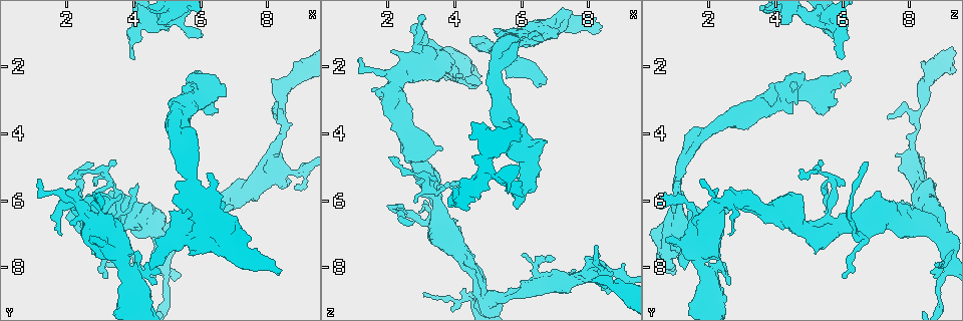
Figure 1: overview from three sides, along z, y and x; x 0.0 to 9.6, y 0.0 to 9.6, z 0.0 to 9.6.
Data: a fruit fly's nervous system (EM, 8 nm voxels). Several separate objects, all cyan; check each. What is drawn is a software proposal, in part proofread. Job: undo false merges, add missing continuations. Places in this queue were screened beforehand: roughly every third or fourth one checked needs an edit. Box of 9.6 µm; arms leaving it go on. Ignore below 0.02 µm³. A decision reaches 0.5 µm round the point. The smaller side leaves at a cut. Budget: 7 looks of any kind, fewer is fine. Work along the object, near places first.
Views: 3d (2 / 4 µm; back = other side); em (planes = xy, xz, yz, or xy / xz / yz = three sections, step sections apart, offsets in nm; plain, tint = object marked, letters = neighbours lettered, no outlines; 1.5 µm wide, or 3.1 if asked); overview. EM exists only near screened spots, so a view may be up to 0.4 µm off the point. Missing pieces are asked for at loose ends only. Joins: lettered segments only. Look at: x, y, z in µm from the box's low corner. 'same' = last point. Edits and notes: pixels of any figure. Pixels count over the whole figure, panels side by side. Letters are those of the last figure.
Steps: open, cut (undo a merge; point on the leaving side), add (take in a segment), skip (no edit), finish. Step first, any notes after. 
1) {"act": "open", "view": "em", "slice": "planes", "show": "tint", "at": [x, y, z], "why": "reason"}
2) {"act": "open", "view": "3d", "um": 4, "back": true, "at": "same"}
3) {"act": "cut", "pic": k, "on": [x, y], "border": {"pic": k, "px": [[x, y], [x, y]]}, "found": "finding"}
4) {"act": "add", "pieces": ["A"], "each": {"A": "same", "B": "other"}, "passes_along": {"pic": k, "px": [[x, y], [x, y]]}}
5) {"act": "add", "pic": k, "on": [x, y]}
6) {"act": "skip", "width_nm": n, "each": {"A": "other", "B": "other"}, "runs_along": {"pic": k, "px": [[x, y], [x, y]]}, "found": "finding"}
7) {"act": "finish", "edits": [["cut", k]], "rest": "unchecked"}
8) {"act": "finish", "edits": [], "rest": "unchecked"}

{"act": "open", "view": "em", "slice": "planes", "show": "letters", "at": [2.70, 7.05, 0.75], "why": "branch stops here"}

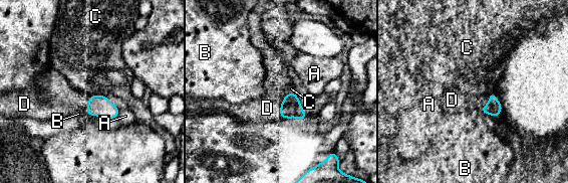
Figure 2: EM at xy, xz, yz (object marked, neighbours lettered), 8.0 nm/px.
{"act": "add", "pieces": ["D"], "each": {"A": "other", "B": "other", "C": "other", "D": "same"}, "found": "it goes on there"}

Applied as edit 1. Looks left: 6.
{"act": "open", "view": "em", "slice": "planes", "show": "letters", "at": [8.45, 8.15, 0.90]}

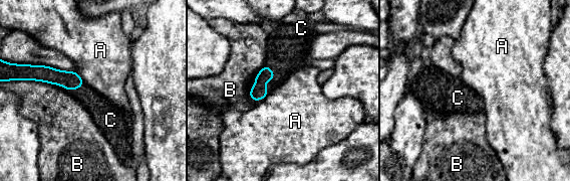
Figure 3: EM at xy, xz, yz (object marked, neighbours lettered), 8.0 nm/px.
{"act": "add", "pieces": ["C"], "each": {"A": "other", "B": "other", "C": "same"}, "passes_along": {"pic": 3, "px": [[258, 93], [274, 73], [296, 51]]}, "found": "the neuron continues"}

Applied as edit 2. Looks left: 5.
{"act": "open", "view": "overview"}

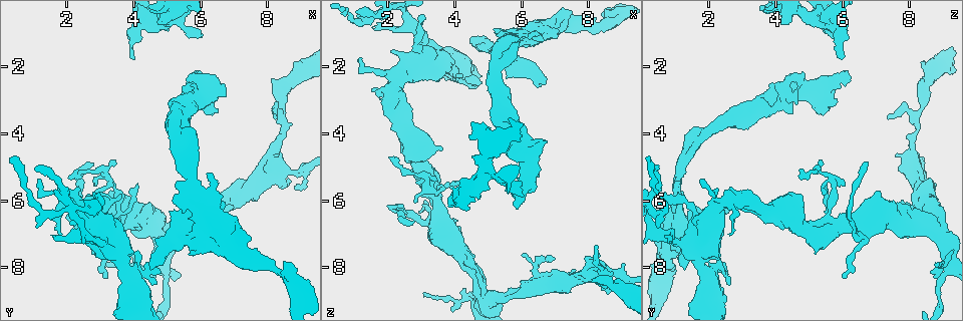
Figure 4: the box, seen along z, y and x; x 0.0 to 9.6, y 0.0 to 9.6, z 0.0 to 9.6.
{"act": "open", "view": "3d", "um": 4, "at": [6.10, 1.10, 5.85], "why": "branch stops here"}

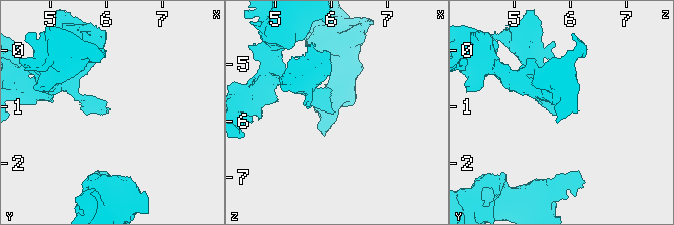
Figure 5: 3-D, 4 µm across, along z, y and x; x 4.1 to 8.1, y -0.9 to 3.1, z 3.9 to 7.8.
{"act": "open", "view": "em", "slice": "planes", "show": "tint", "at": [6.05, 1.10, 5.85], "why": "shape alone is not enough"}

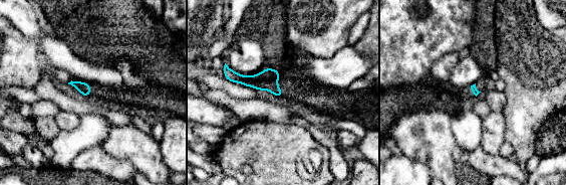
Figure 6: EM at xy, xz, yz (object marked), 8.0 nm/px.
{"act": "open", "view": "em", "slice": "planes", "show": "letters", "at": "same"}

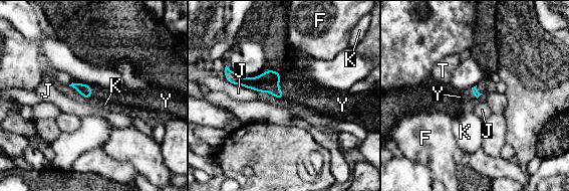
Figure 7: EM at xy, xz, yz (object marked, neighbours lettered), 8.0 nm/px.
{"act": "add", "pieces": ["Y"], "each": {"F": "other", "J": "other", "K": "other", "T": "other", "Y": "same"}, "passes_along": {"pic": 7, "px": [[268, 81], [278, 87], [294, 92]]}, "found": "the neuron continues"}

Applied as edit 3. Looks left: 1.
{"act": "finish", "edits": [["add", 2], ["add", 3], ["add", 7]], "rest": "unchecked"}

